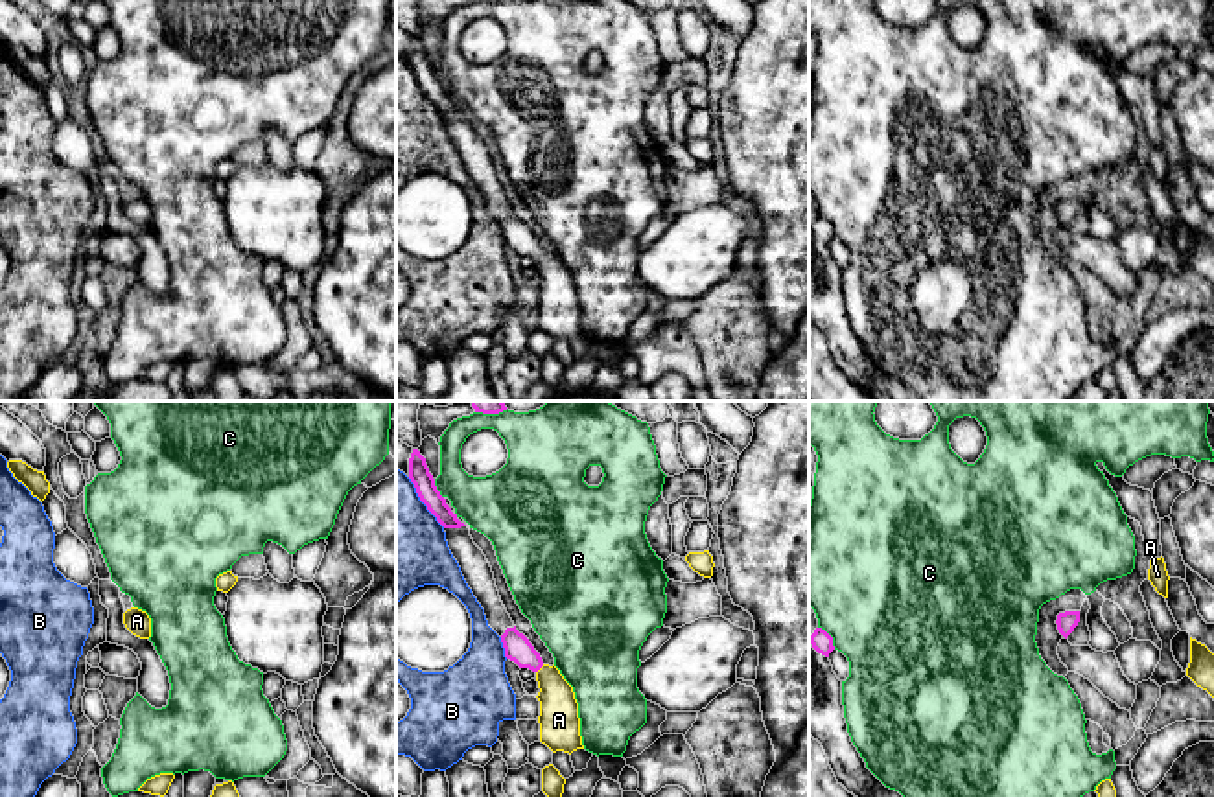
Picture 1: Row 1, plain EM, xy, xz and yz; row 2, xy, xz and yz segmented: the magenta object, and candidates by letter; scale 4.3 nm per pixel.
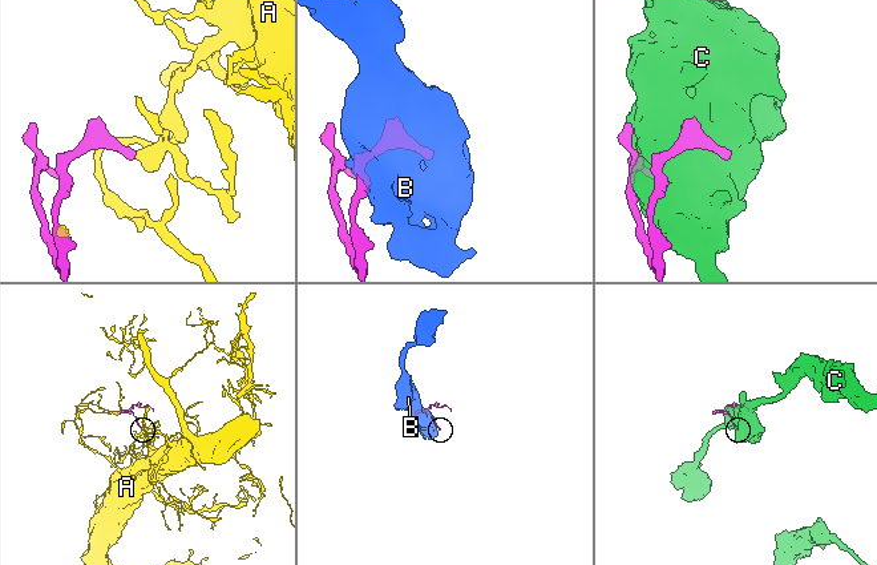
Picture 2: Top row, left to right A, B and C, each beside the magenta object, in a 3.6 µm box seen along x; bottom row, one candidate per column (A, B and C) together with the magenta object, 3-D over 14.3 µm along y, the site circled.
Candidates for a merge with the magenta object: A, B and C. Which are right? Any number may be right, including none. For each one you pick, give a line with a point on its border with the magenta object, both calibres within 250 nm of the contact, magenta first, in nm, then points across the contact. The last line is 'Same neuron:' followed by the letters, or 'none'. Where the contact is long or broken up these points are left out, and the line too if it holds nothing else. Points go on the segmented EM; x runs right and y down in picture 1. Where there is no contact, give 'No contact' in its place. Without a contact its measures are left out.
A: Touches magenta at xz (540, 667). Thickness 120 nm (magenta) against 180 nm. Path across: xz (518, 648), (540, 667), (555, 691), (559, 720)
Same neuron: A

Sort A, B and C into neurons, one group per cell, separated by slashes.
A / B / C

